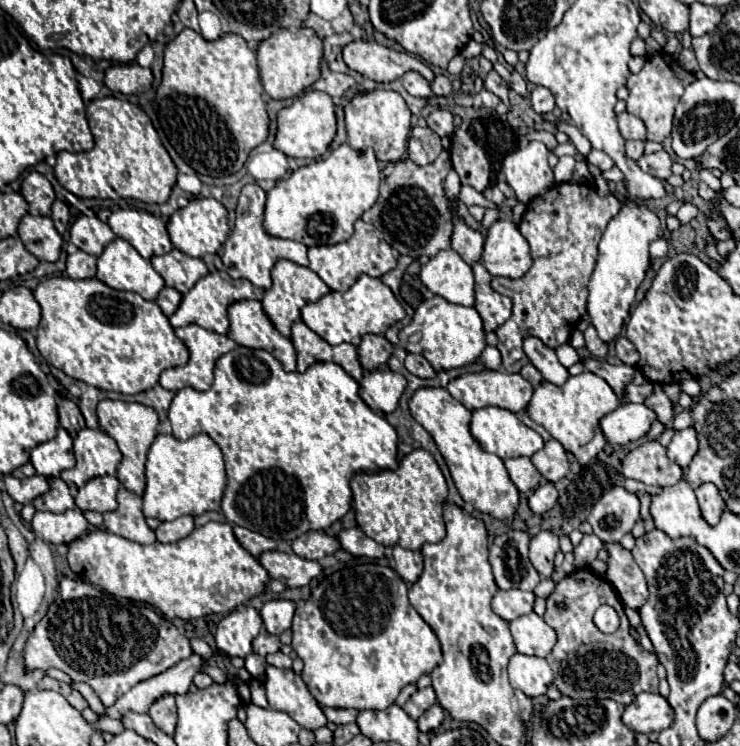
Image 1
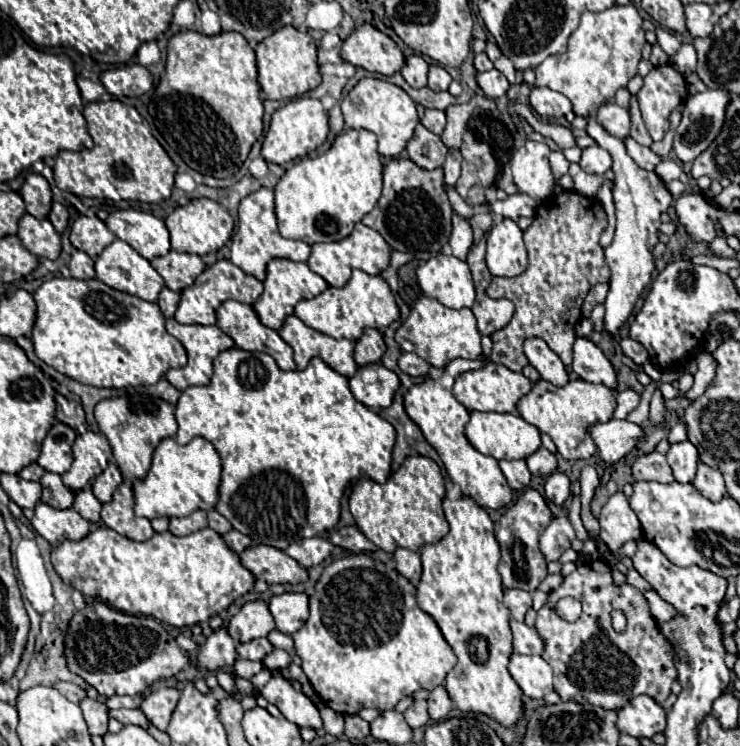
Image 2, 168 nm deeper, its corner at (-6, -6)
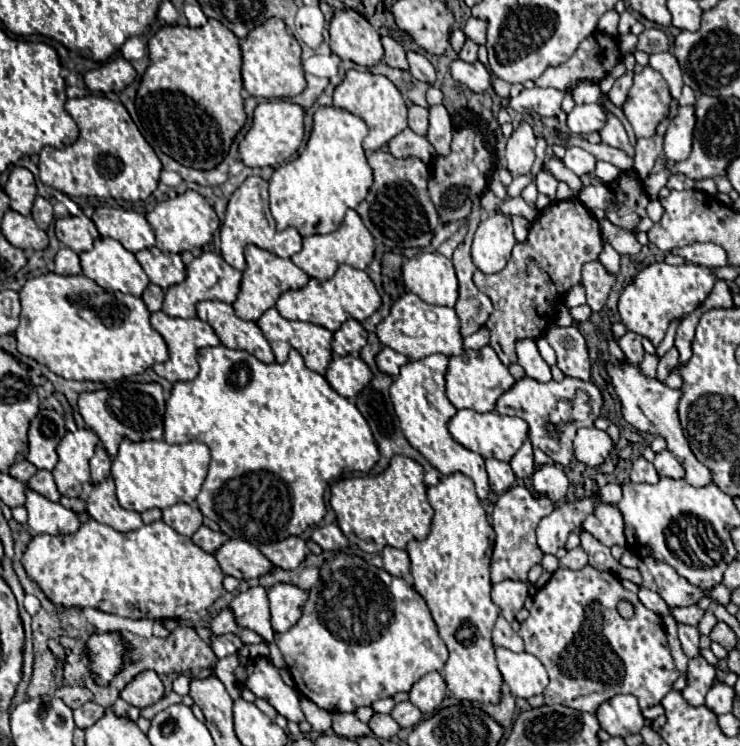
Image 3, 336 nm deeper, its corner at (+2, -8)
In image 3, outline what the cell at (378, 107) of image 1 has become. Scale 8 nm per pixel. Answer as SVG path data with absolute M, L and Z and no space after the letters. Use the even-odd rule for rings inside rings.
M347 70L345 78L337 84L333 92L333 104L363 118L369 128L367 138L363 140L365 152L381 150L393 136L397 136L403 128L407 128L407 104L397 86L381 74L371 74L367 70Z

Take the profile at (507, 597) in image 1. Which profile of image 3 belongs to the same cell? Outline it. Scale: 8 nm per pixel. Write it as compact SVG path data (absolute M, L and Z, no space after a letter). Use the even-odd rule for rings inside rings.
M505 580L499 584L493 584L491 588L491 600L501 608L501 614L507 622L515 620L515 614L523 608L529 592L529 584L519 580Z

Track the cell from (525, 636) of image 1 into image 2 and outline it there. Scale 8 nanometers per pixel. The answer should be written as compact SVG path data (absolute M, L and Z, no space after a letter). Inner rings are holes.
M511 620L511 630L513 630L513 650L517 654L541 654L543 652L545 642L533 626Z

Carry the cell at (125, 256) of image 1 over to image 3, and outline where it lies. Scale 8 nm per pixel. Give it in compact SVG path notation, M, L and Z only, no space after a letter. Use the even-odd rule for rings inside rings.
M97 238L93 250L81 252L83 274L105 290L119 290L141 296L149 284L137 258L113 238Z

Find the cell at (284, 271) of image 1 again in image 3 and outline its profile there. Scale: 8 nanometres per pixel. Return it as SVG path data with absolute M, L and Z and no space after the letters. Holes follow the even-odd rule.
M255 244L245 246L245 260L247 260L247 268L243 270L237 300L233 302L235 314L239 318L243 318L243 320L253 320L255 322L265 310L275 306L281 292L301 288L309 280L309 276L301 268L297 268L289 258L279 258L279 256L271 254L269 250L263 250L259 246L255 246Z

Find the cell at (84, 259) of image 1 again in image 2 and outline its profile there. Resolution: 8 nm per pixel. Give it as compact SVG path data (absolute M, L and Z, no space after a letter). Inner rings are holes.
M81 250L73 252L71 262L69 262L71 276L73 276L73 278L79 278L79 280L95 278L95 268L93 268L93 264L95 264L95 262L93 262L85 252L81 252Z

